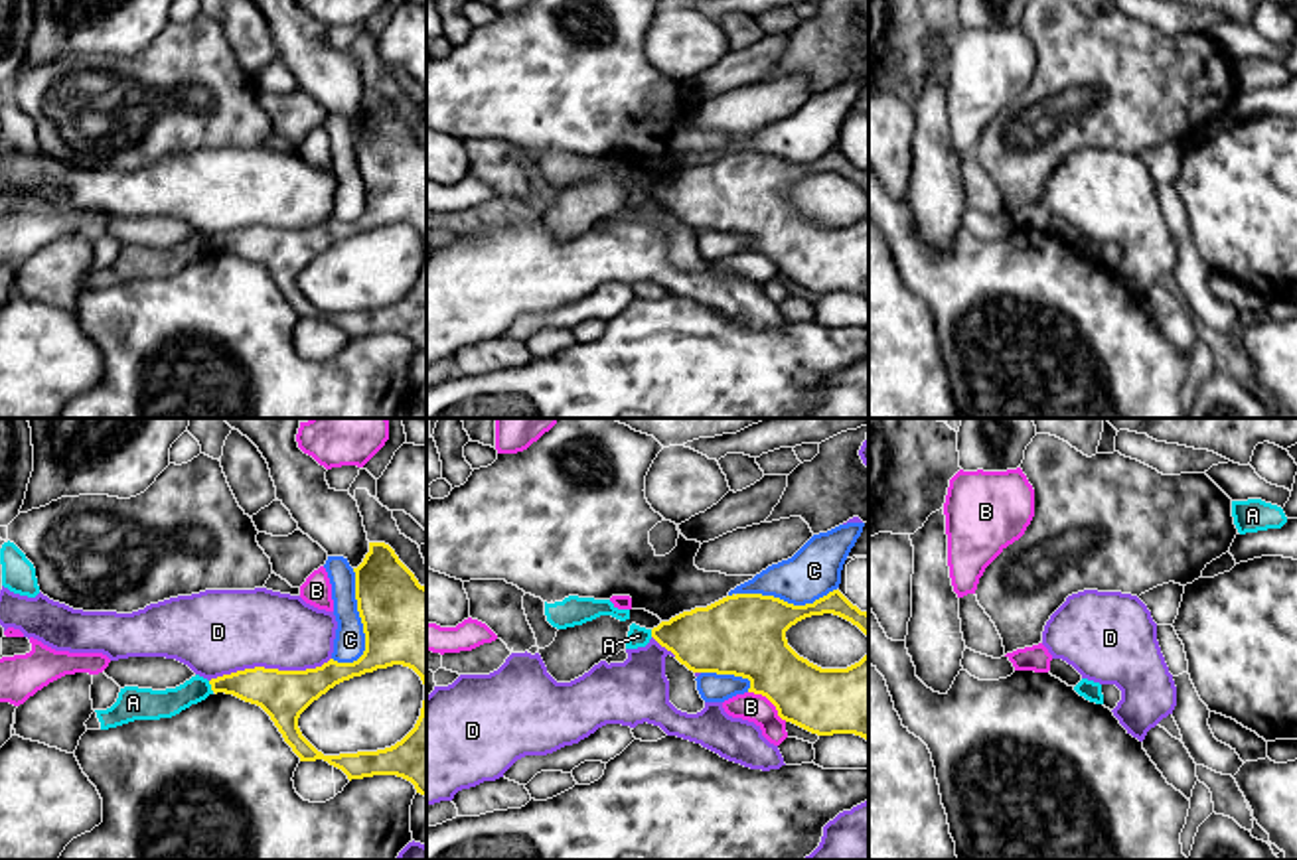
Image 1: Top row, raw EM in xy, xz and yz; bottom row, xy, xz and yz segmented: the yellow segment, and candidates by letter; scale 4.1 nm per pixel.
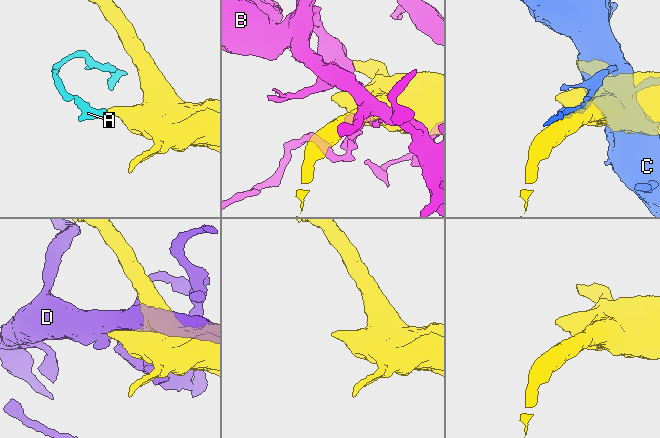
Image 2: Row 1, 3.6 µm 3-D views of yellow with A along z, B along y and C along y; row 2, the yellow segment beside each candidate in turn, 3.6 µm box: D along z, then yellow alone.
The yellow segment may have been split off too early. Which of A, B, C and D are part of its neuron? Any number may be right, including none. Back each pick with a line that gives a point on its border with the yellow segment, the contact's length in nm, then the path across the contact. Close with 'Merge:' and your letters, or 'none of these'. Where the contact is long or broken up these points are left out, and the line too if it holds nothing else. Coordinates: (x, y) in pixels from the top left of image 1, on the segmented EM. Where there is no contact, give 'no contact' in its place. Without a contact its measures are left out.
Merge: none of these

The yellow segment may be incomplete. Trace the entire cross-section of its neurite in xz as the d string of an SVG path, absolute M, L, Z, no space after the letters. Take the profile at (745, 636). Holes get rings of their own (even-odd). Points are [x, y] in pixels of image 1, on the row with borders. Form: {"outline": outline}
{"outline": "M839 590L805 606L762 594L732 594L661 621L651 629L651 637L693 673L748 679L748 692L766 696L786 722L817 736L855 734L869 742L869 653L847 669L821 669L788 645L786 631L792 625L823 613L851 621L869 637L869 613L853 606Z"}

